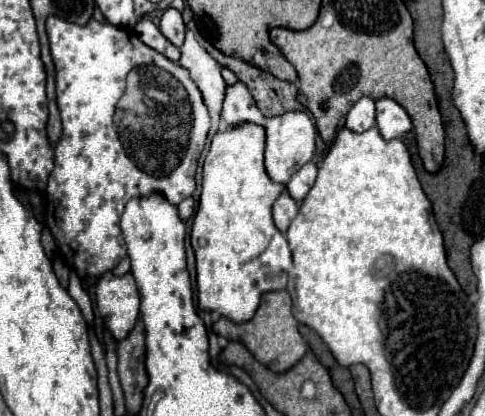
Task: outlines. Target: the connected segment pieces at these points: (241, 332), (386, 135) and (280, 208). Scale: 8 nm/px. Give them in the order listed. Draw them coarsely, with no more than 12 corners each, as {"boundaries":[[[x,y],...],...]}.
{"boundaries":[[[286,290],[268,292],[250,322],[212,330],[240,342],[272,372],[308,350]],[[392,98],[376,100],[376,128],[384,140],[402,138],[410,116]],[[288,192],[274,202],[274,224],[286,232],[298,214],[298,204]]]}

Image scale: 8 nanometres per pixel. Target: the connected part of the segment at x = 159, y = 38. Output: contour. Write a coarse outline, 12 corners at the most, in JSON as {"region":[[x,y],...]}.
{"region":[[140,18],[140,40],[172,62],[180,60],[180,48],[164,38],[152,20]]}

